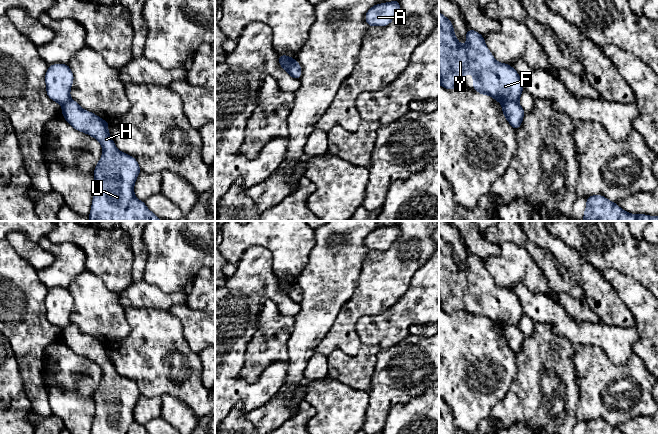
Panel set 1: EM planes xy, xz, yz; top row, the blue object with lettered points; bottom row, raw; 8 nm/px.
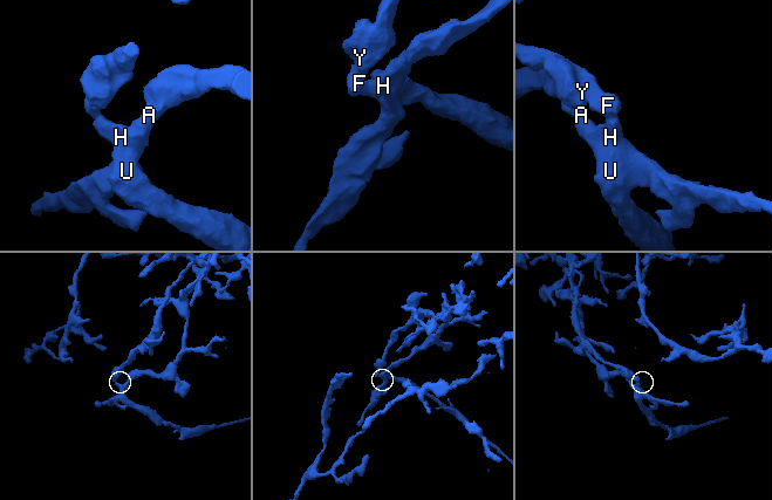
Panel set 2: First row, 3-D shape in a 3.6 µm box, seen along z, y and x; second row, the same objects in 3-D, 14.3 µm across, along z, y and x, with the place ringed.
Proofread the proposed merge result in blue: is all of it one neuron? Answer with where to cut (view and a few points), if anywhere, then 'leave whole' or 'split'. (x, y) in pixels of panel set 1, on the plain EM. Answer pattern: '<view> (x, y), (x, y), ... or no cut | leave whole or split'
yz (517, 323), (501, 327) | split

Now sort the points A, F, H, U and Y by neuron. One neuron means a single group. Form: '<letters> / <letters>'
A H U / F Y

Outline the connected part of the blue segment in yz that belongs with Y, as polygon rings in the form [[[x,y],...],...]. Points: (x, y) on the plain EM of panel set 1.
[[[439,236],[439,309],[448,314],[465,310],[464,299],[472,297],[473,313],[480,318],[489,319],[501,328],[519,324],[523,311],[517,295],[509,288],[497,286],[478,256],[469,252],[465,263],[467,269],[463,270],[454,258],[452,246]]]

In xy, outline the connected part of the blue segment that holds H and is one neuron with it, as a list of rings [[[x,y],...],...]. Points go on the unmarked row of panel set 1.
[[[73,323],[62,329],[62,339],[74,353],[94,361],[103,372],[93,397],[96,411],[91,434],[149,434],[134,419],[139,388],[116,372],[108,356],[109,346],[82,333]]]

